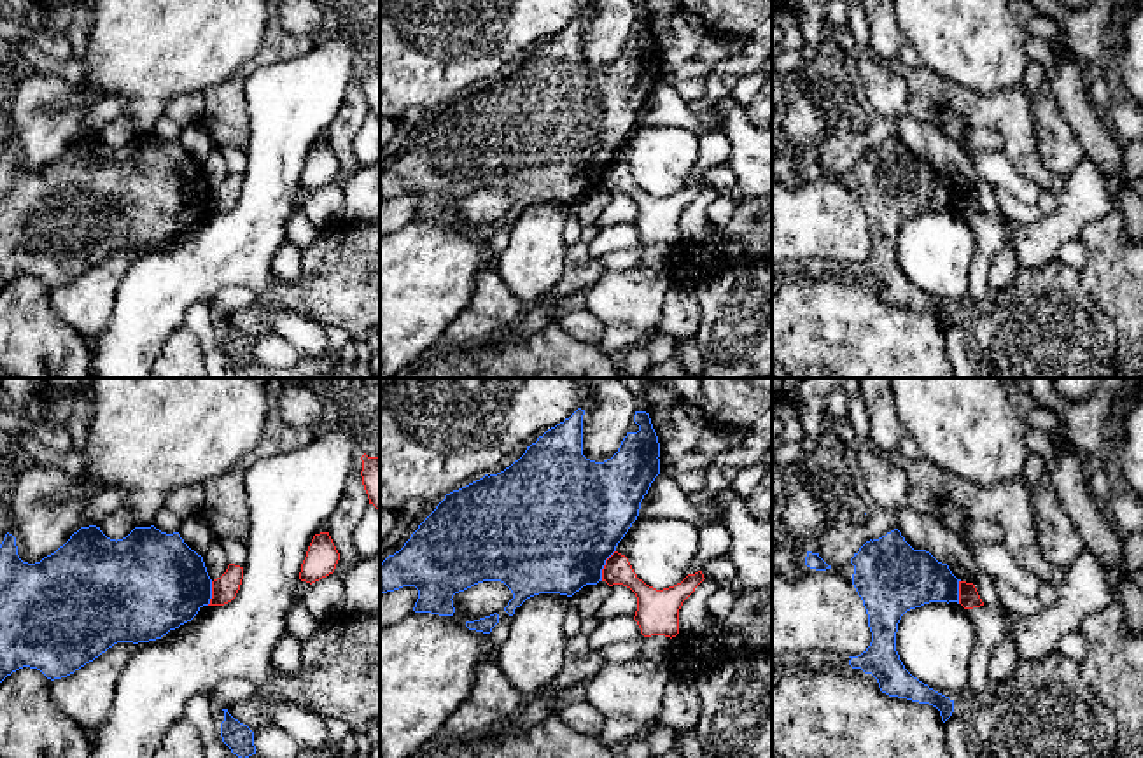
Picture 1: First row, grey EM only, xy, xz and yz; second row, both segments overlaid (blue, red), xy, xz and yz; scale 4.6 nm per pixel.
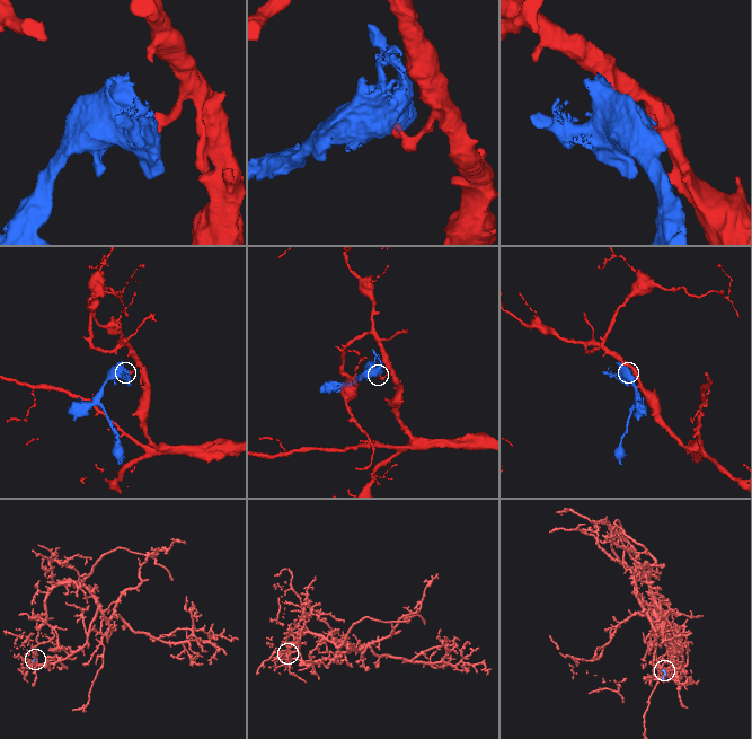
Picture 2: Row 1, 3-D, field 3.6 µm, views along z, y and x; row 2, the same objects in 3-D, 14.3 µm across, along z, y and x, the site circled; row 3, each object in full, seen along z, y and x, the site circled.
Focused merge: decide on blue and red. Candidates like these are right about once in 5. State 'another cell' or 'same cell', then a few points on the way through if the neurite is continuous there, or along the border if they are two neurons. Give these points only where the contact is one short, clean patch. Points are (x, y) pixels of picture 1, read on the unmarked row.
another cell; border xz (615, 158), (606, 168), (601, 188)

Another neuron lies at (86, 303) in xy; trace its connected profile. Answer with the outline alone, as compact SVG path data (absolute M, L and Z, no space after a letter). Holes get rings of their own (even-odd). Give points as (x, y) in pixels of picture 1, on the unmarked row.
M117 250L74 282L51 289L51 310L88 341L109 333L117 287L135 259L149 250Z

